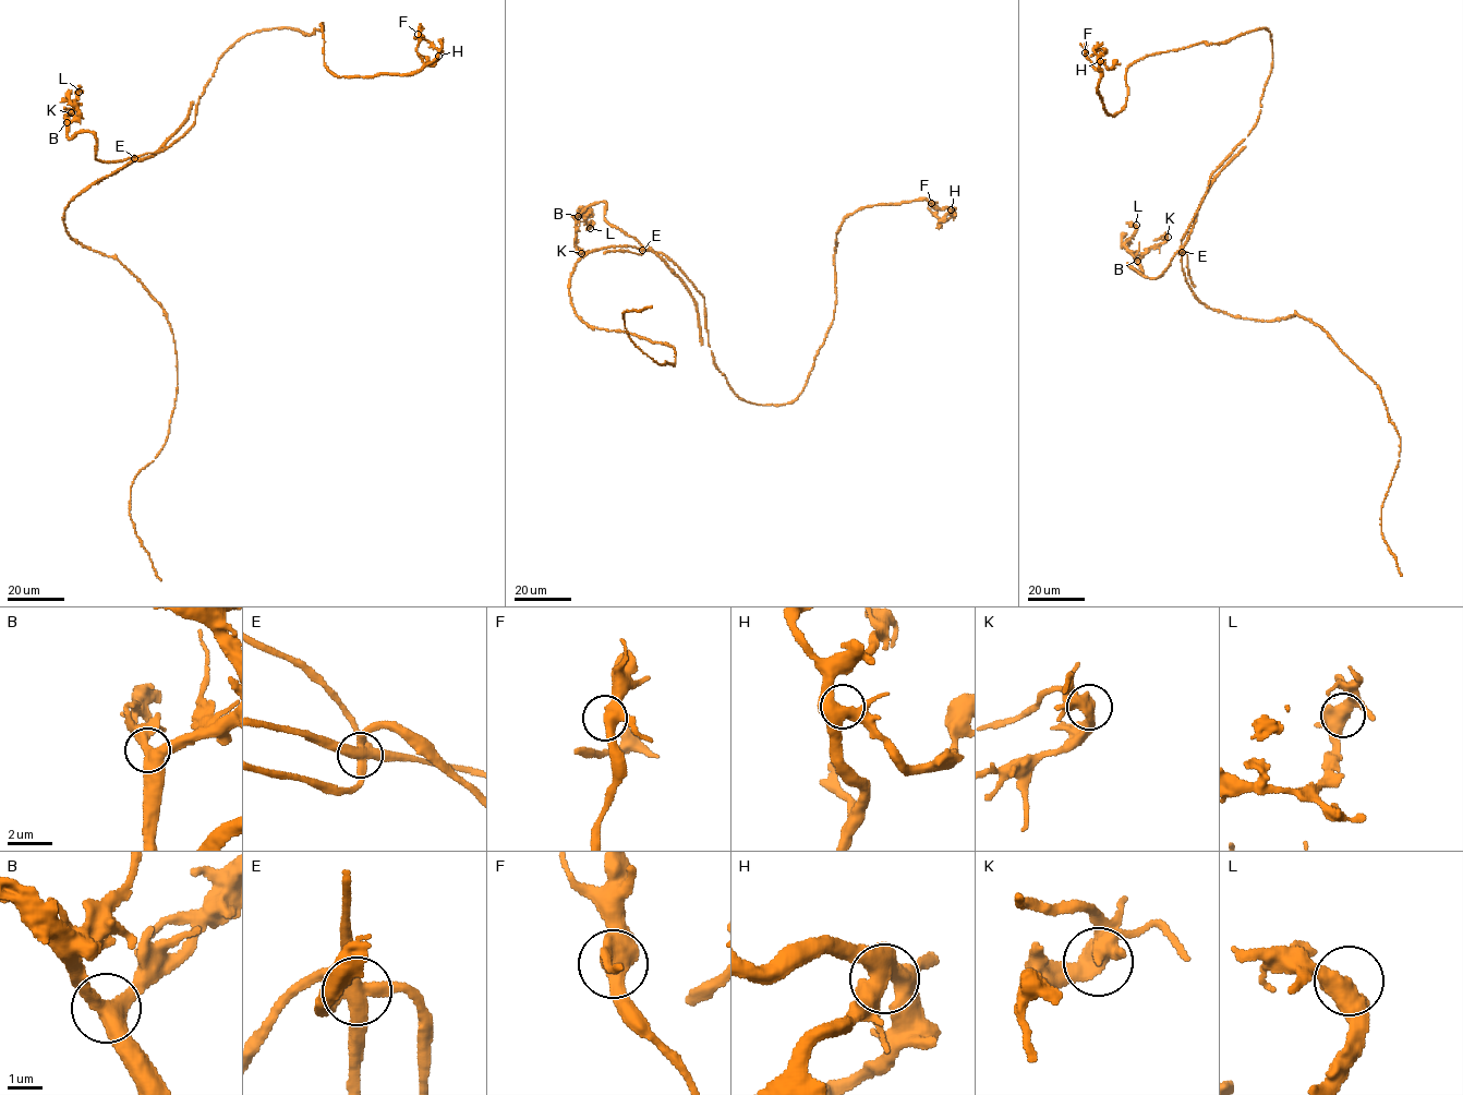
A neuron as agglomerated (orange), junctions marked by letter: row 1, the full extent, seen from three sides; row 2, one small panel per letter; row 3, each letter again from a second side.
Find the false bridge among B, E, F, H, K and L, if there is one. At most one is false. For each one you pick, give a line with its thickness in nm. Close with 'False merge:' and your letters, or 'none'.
E: 440 nm
False merge: E

